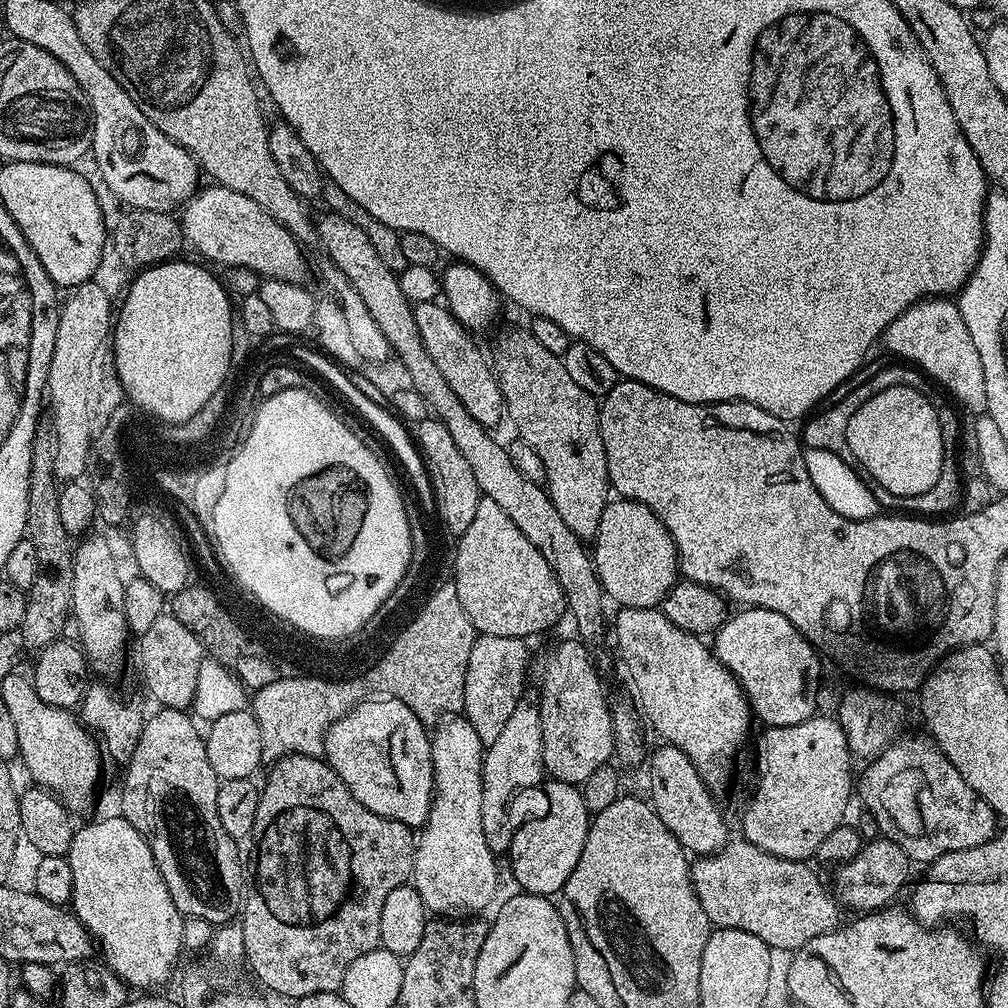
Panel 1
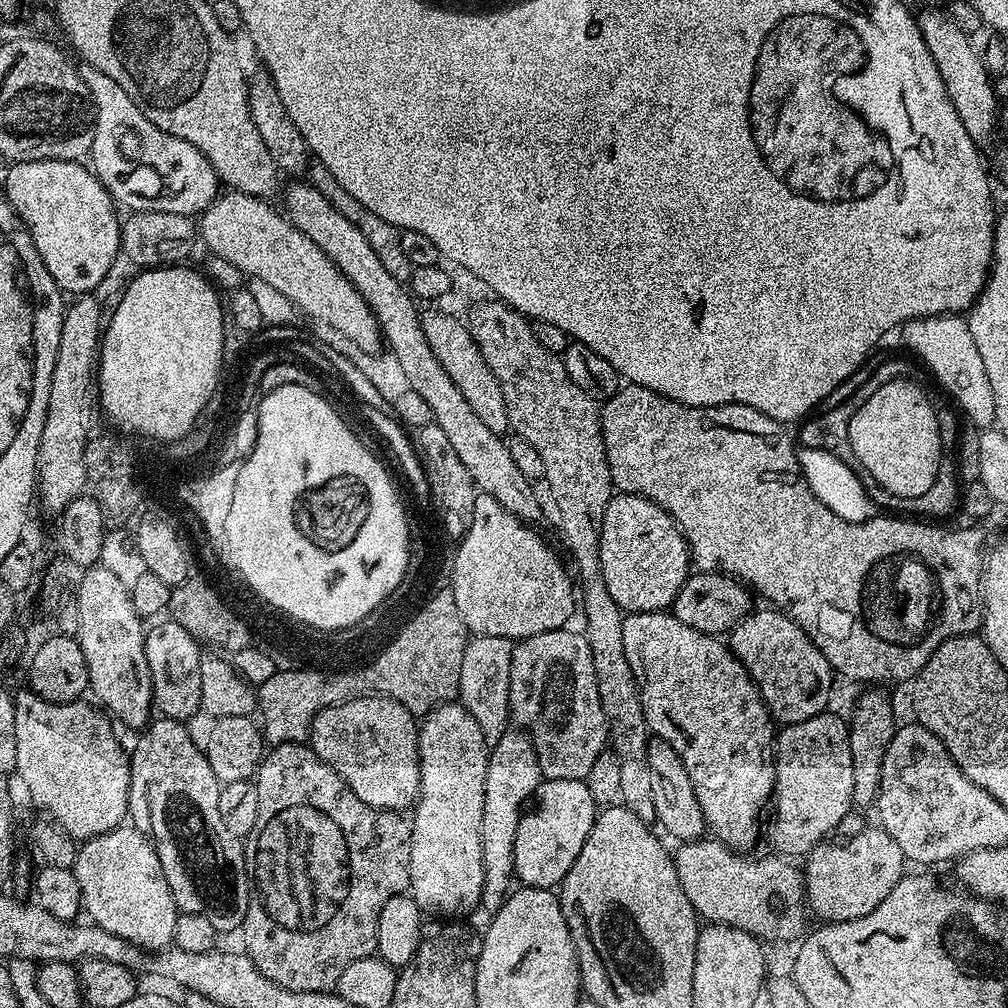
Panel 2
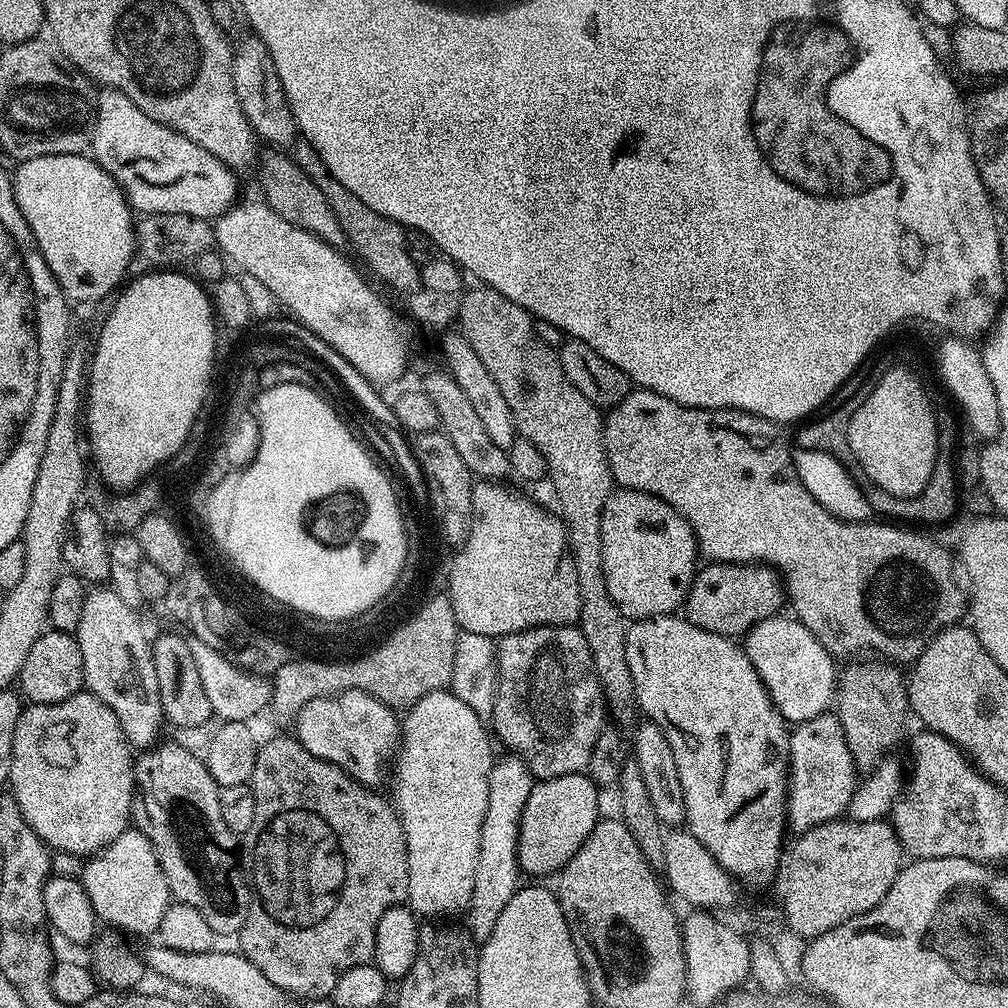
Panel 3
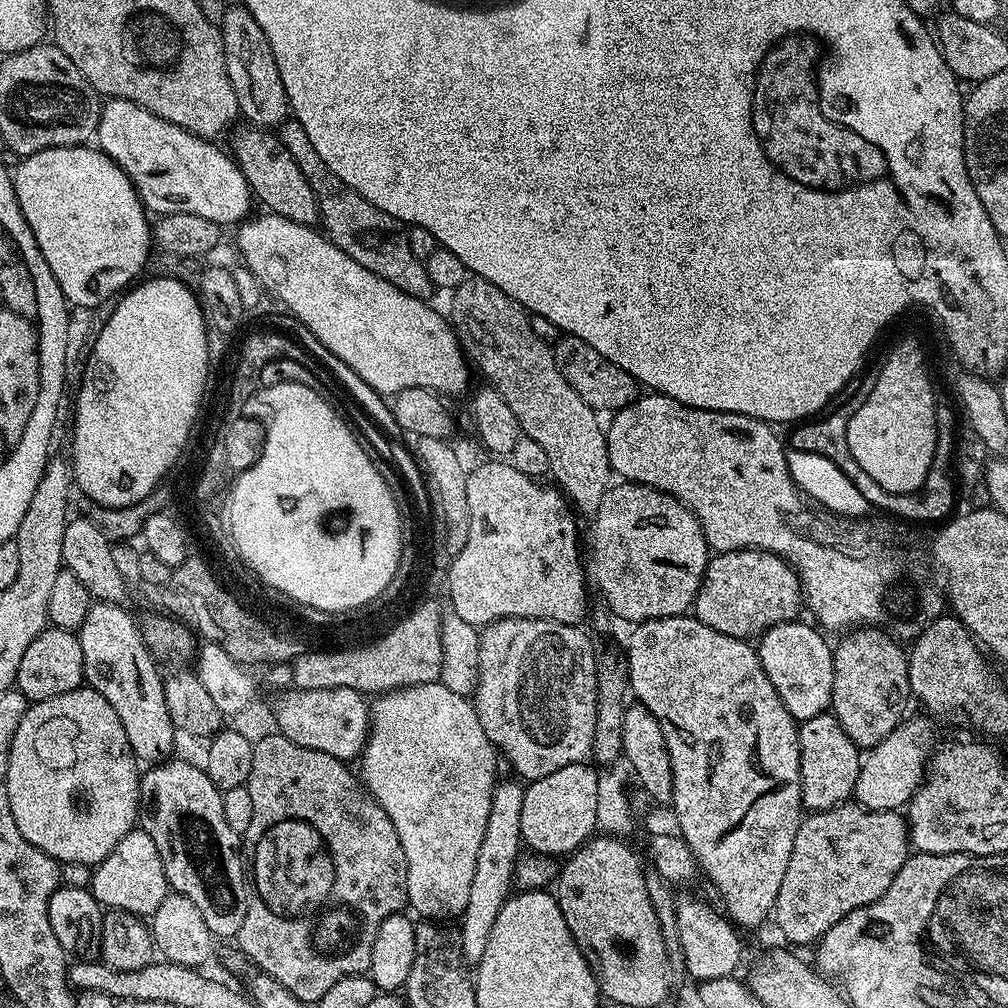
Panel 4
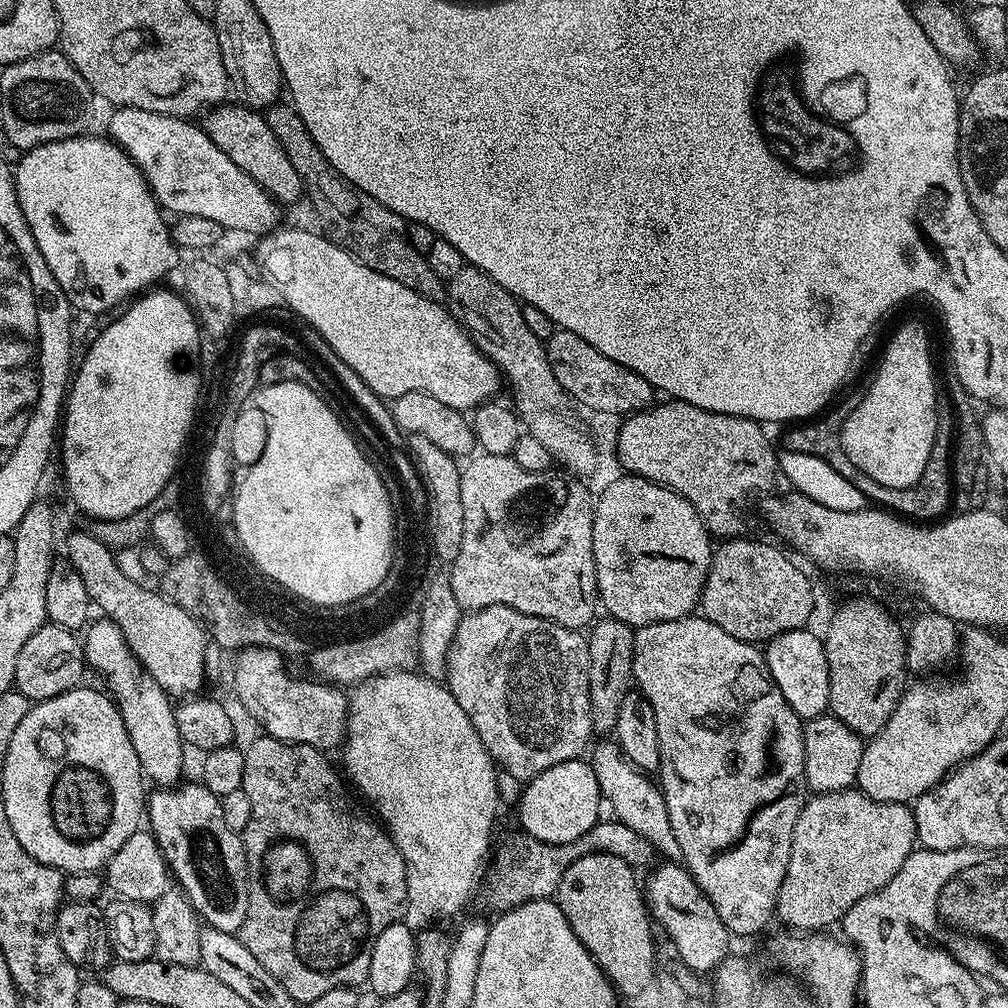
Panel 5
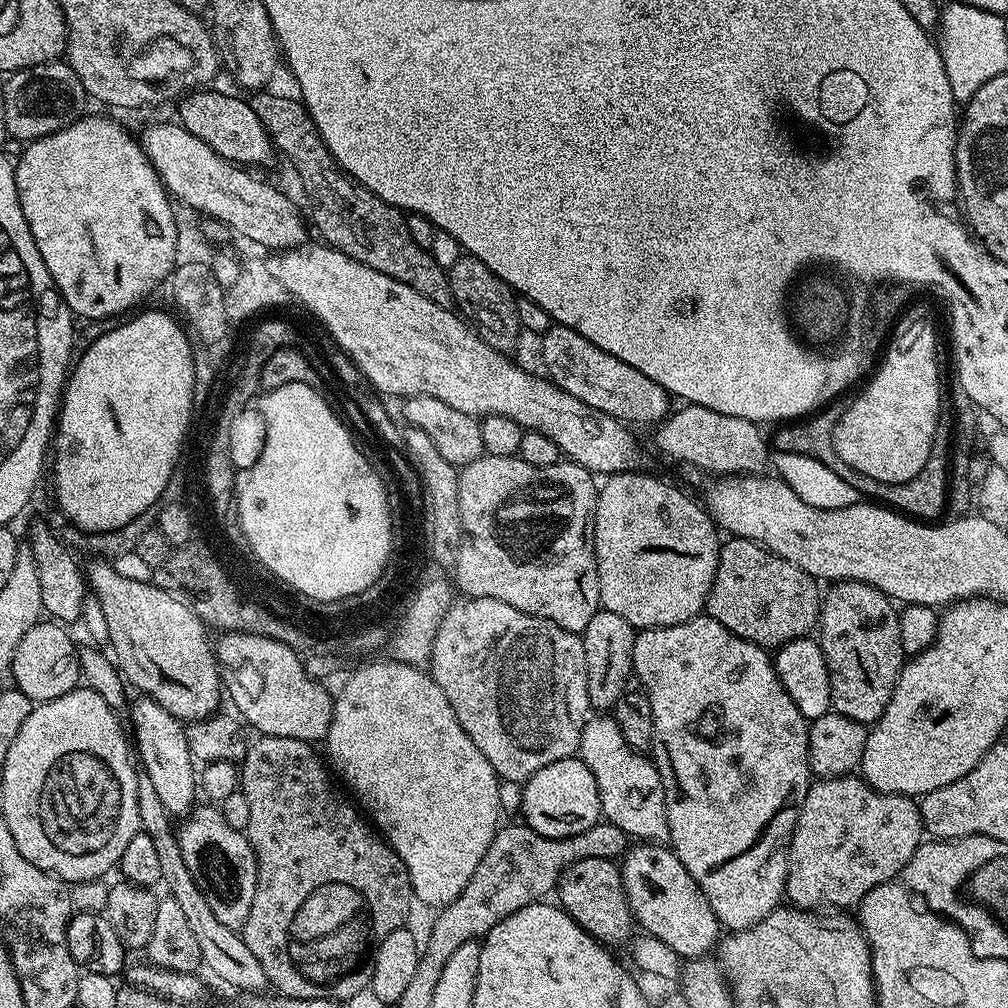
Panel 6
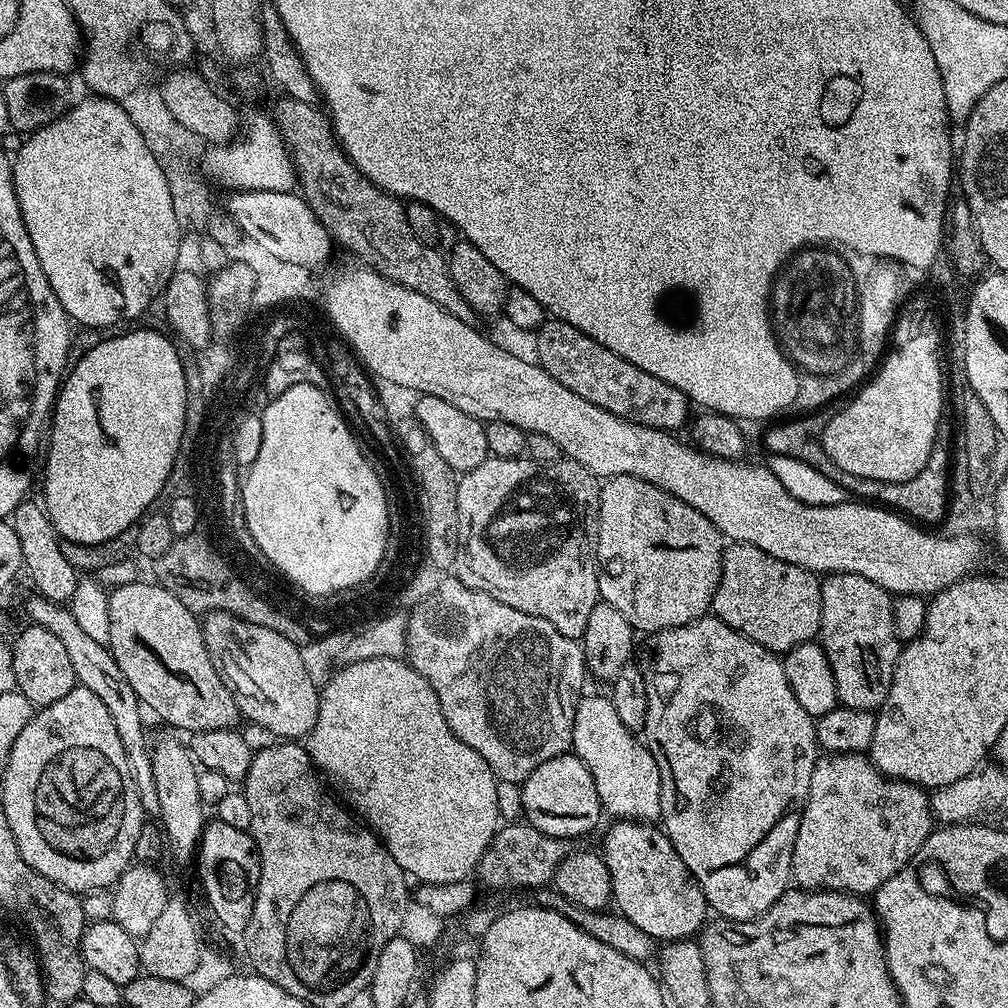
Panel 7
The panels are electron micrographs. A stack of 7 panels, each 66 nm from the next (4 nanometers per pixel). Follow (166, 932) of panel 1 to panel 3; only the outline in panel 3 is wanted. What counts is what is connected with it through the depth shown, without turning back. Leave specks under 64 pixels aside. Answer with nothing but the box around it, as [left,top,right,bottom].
[82,830,170,937]

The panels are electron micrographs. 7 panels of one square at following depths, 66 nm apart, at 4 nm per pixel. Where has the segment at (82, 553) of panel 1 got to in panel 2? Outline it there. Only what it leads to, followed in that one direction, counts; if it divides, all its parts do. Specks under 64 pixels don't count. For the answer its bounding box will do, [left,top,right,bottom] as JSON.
[74,566,154,729]

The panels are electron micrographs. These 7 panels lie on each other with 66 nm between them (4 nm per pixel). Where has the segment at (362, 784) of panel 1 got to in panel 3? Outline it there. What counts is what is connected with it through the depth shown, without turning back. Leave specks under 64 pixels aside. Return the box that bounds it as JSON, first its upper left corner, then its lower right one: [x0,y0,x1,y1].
[294,688,402,784]

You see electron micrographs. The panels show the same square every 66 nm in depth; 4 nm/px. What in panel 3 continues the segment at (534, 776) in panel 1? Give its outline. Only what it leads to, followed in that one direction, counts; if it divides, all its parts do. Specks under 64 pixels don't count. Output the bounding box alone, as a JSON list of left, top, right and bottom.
[464,754,534,942]

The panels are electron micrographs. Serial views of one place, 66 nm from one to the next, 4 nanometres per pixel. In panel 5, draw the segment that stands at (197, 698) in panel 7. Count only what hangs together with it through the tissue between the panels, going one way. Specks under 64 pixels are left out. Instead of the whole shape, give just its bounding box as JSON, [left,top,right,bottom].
[66,530,210,698]

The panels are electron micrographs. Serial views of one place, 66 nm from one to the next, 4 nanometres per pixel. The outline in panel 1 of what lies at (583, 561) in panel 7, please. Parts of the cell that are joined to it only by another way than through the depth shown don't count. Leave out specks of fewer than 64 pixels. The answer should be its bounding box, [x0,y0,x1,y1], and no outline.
[454,498,566,640]

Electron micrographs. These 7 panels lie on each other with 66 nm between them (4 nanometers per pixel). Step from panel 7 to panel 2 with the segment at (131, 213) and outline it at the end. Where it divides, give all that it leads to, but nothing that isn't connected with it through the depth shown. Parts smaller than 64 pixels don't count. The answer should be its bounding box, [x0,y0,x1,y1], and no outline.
[3,160,121,294]

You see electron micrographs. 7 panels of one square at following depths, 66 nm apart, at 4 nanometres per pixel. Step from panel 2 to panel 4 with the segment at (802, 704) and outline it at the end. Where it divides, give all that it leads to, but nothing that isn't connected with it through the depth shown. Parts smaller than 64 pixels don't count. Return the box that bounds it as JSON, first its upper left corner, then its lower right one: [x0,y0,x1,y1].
[758,623,834,722]

